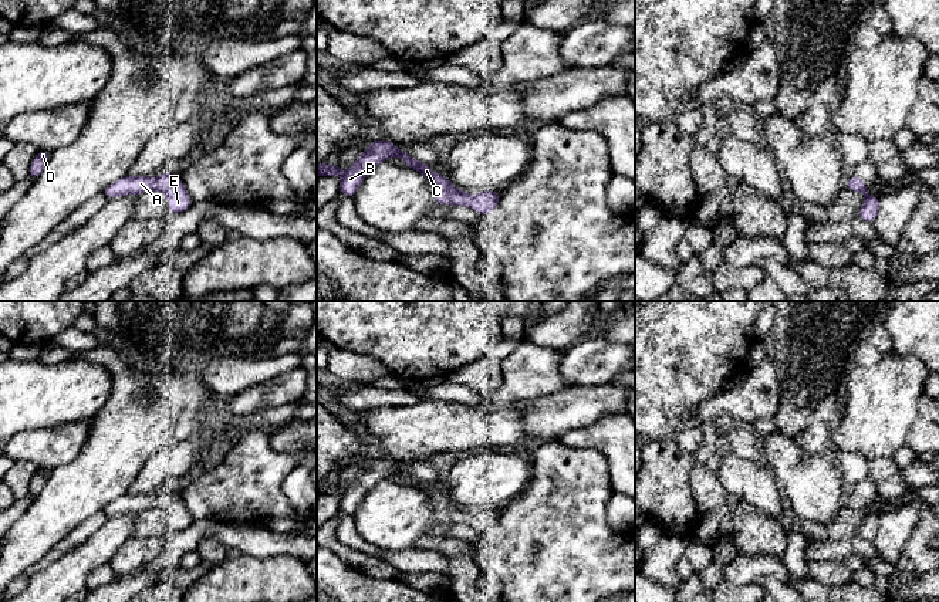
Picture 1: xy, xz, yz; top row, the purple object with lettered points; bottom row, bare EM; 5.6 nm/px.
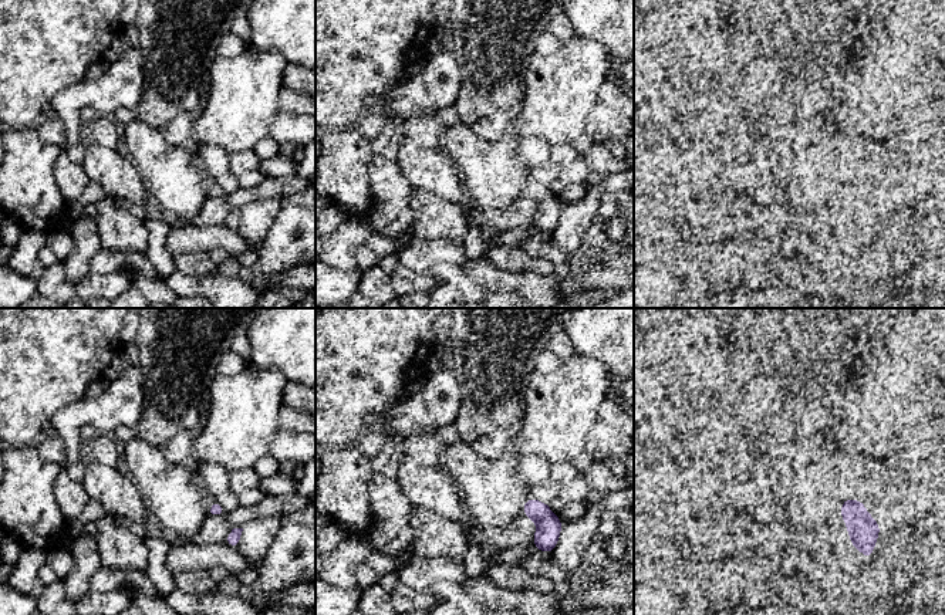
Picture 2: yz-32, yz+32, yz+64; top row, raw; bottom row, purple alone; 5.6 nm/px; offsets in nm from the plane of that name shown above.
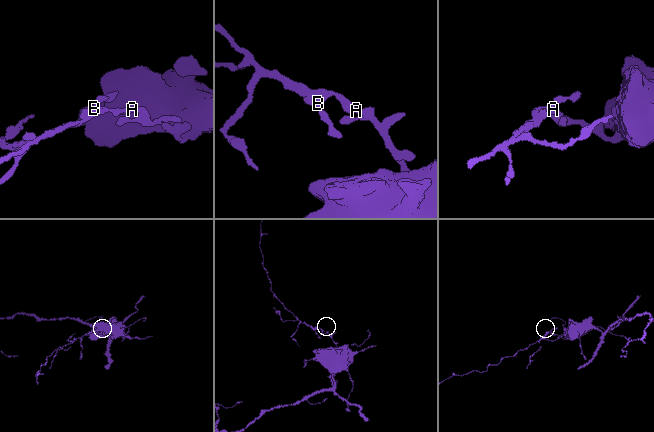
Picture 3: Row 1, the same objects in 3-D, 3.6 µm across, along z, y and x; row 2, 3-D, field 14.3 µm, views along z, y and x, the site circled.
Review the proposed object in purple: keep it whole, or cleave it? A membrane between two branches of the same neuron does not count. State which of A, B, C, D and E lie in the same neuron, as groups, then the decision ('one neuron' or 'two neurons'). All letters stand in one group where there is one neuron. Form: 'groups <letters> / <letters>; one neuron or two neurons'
groups A B C D E; one neuron

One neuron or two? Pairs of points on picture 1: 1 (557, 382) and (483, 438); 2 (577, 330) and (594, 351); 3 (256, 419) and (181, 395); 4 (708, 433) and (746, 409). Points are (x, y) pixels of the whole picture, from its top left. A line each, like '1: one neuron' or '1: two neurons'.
1: one neuron
2: two neurons
3: one neuron
4: one neuron

